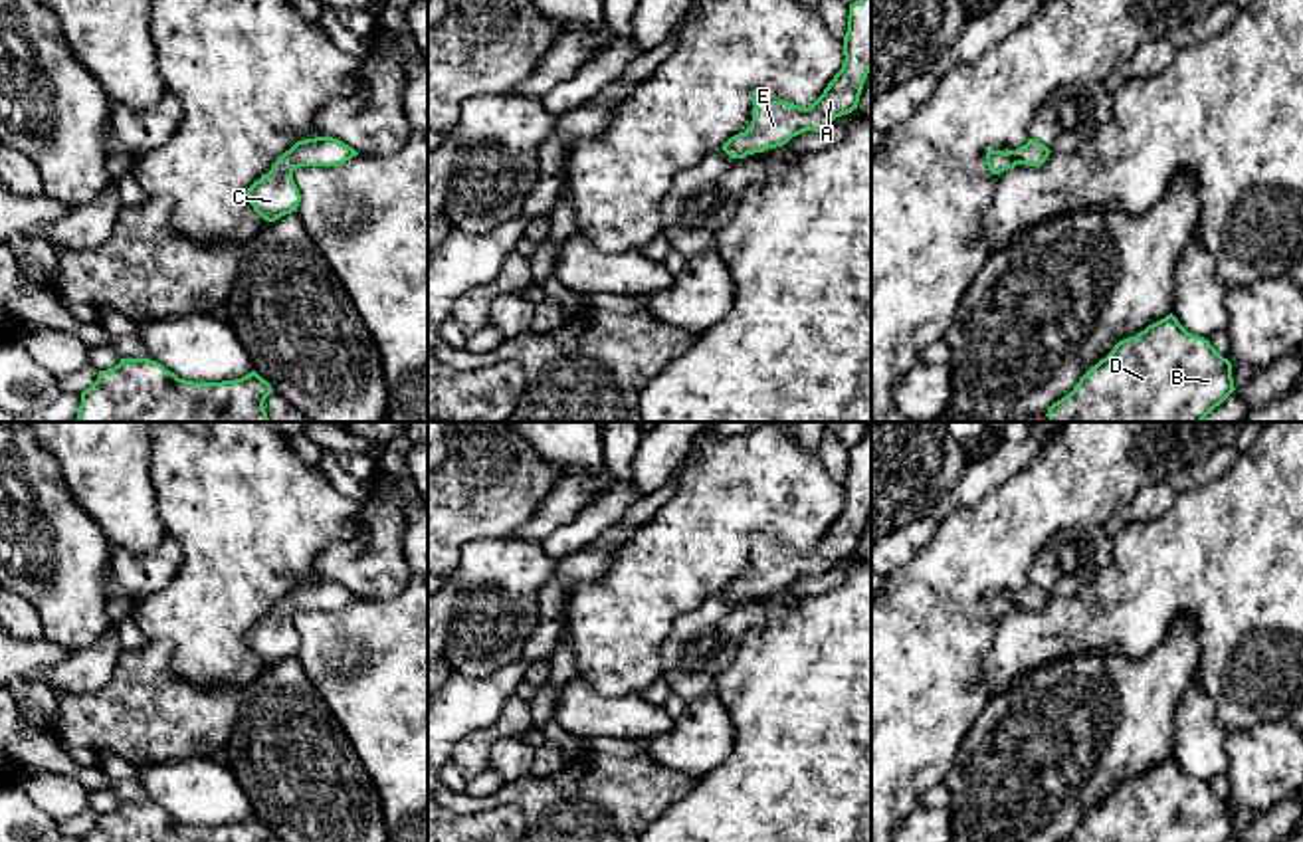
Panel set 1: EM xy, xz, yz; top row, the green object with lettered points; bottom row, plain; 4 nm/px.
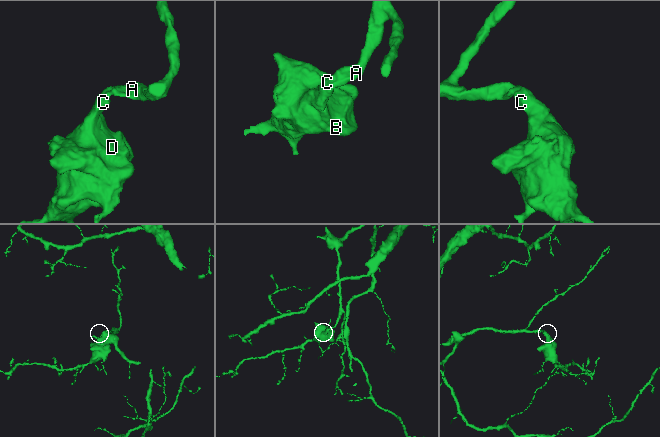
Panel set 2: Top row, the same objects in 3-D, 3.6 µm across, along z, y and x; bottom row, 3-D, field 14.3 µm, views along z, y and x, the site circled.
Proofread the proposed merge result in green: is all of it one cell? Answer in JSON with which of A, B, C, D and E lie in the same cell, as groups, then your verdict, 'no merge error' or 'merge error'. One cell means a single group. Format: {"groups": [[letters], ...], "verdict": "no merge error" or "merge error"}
{"groups": [["A", "B", "C", "D", "E"]], "verdict": "no merge error"}

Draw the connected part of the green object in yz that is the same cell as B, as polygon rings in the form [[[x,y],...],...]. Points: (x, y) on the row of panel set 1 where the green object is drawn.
[[[1170,313],[1135,337],[1119,341],[1073,390],[1048,408],[1050,422],[1202,422],[1234,392],[1232,363],[1208,339],[1190,335]]]

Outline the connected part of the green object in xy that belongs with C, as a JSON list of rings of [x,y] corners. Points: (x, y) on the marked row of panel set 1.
[[[315,137],[297,141],[285,151],[267,174],[248,188],[248,202],[267,222],[297,212],[301,202],[299,188],[293,180],[293,170],[299,166],[337,166],[358,153],[333,137]]]

